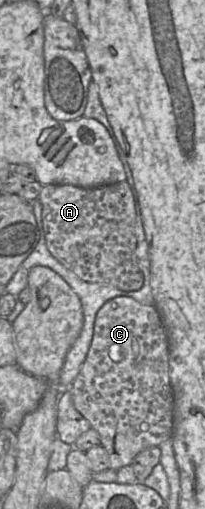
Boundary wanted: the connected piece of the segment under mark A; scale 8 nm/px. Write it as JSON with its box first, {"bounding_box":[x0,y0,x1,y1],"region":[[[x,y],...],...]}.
{"bounding_box":[37,181,144,291],"region":[[[126,181],[93,189],[45,185],[37,201],[42,206],[41,234],[51,255],[81,280],[137,291],[144,283],[137,255],[136,208]]]}

